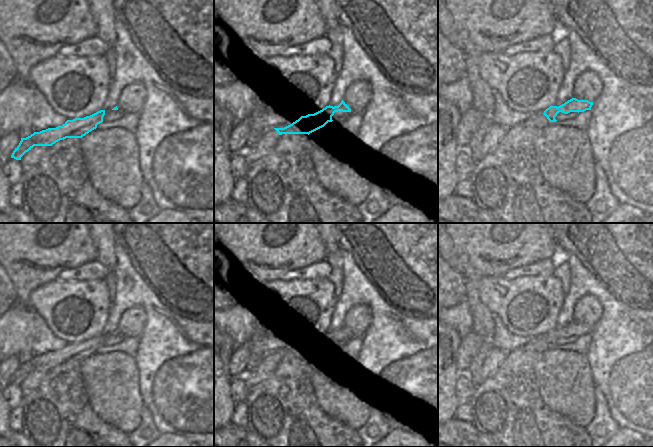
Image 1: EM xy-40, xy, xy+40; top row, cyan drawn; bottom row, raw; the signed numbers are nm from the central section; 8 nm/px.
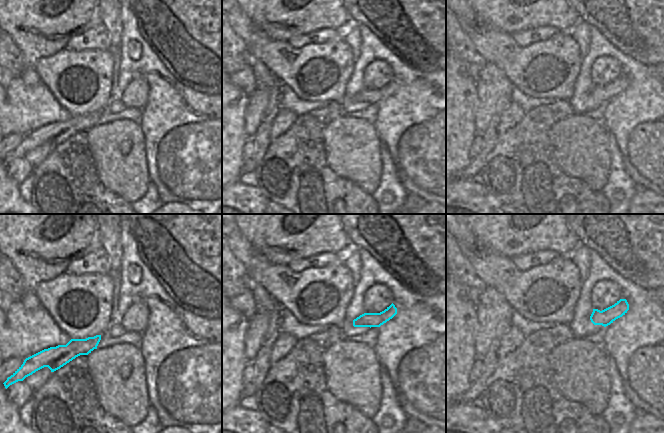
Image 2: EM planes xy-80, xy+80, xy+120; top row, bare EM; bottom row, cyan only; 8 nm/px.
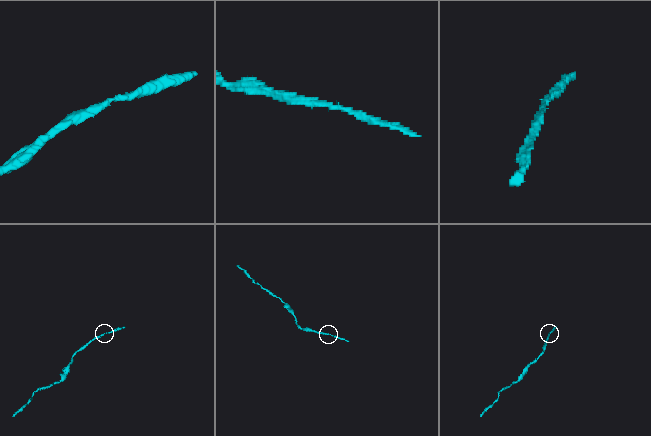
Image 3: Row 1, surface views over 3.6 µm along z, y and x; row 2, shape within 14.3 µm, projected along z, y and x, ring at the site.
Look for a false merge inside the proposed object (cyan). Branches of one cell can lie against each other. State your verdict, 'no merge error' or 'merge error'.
no merge error

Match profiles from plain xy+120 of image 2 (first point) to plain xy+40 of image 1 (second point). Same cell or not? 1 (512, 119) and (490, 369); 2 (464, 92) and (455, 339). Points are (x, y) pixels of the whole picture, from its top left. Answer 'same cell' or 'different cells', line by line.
1: same cell
2: same cell

